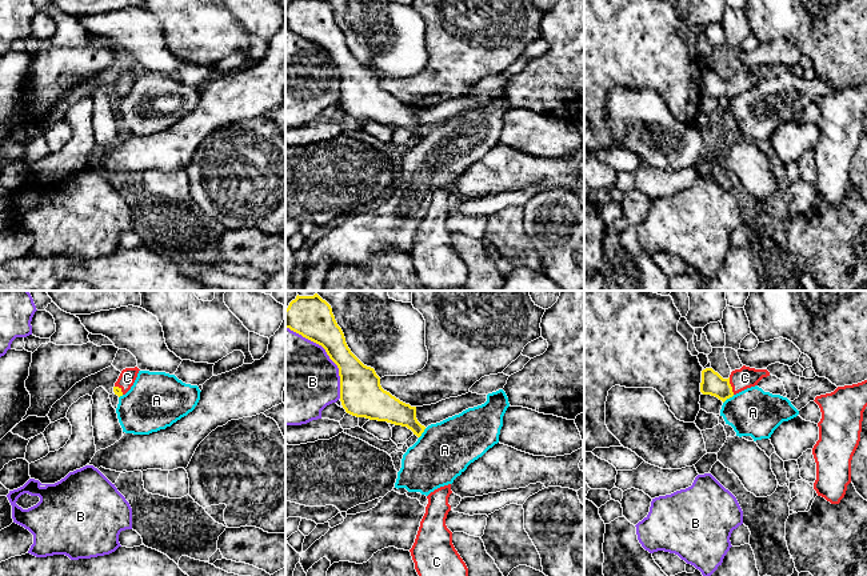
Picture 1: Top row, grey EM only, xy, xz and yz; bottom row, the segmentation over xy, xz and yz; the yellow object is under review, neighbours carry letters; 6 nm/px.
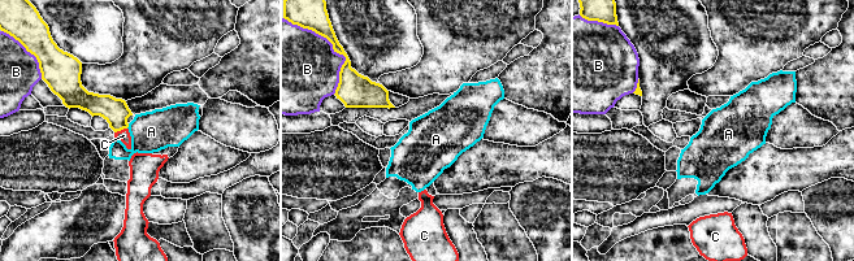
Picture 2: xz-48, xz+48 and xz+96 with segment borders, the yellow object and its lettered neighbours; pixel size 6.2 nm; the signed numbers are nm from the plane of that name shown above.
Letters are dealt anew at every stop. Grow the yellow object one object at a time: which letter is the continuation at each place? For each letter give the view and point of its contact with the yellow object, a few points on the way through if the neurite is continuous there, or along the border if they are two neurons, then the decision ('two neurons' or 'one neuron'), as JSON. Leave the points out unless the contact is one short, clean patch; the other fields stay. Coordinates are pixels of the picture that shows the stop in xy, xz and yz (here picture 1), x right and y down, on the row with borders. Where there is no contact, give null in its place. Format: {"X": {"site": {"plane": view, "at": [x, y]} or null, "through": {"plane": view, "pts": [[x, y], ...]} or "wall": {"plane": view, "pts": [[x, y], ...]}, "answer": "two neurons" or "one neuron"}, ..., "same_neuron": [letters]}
{"A": {"site": {"plane": "yz", "at": [728, 398]}, "wall": {"plane": "yz", "pts": [[734, 395], [723, 403]]}, "answer": "two neurons"}, "B": {"site": {"plane": "xz", "at": [327, 354]}, "answer": "two neurons"}, "C": {"site": {"plane": "yz", "at": [730, 386]}, "through": {"plane": "yz", "pts": [[712, 383], [715, 386], [730, 386], [744, 378]]}, "answer": "one neuron"}, "same_neuron": ["C"]}

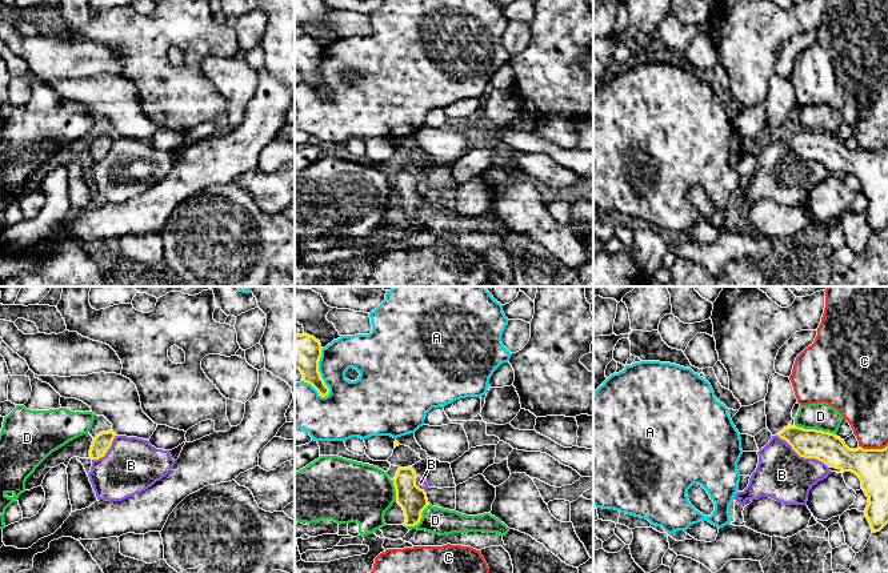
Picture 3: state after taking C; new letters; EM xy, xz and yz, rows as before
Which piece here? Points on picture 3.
{"A": {"site": {"plane": "xz", "at": [319, 373]}, "answer": "two neurons"}, "B": {"site": {"plane": "yz", "at": [803, 456]}, "answer": "two neurons"}, "C": {"site": {"plane": "yz", "at": [872, 449]}, "answer": "two neurons"}, "D": {"site": {"plane": "yz", "at": [815, 429]}, "wall": {"plane": "yz", "pts": [[795, 424], [803, 428], [828, 431], [835, 435]]}, "answer": "two neurons"}, "same_neuron": []}

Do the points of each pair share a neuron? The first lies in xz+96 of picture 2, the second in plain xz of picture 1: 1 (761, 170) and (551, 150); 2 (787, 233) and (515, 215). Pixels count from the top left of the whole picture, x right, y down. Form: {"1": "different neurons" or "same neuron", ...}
{"1": "different neurons", "2": "same neuron"}

